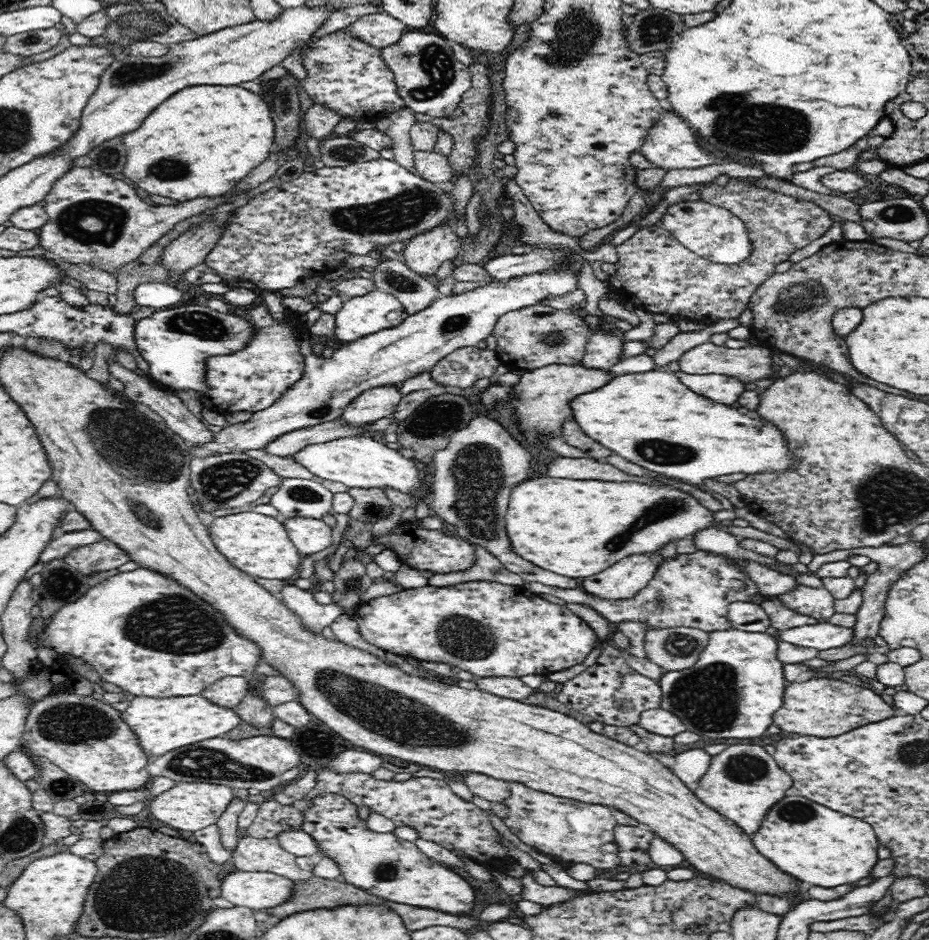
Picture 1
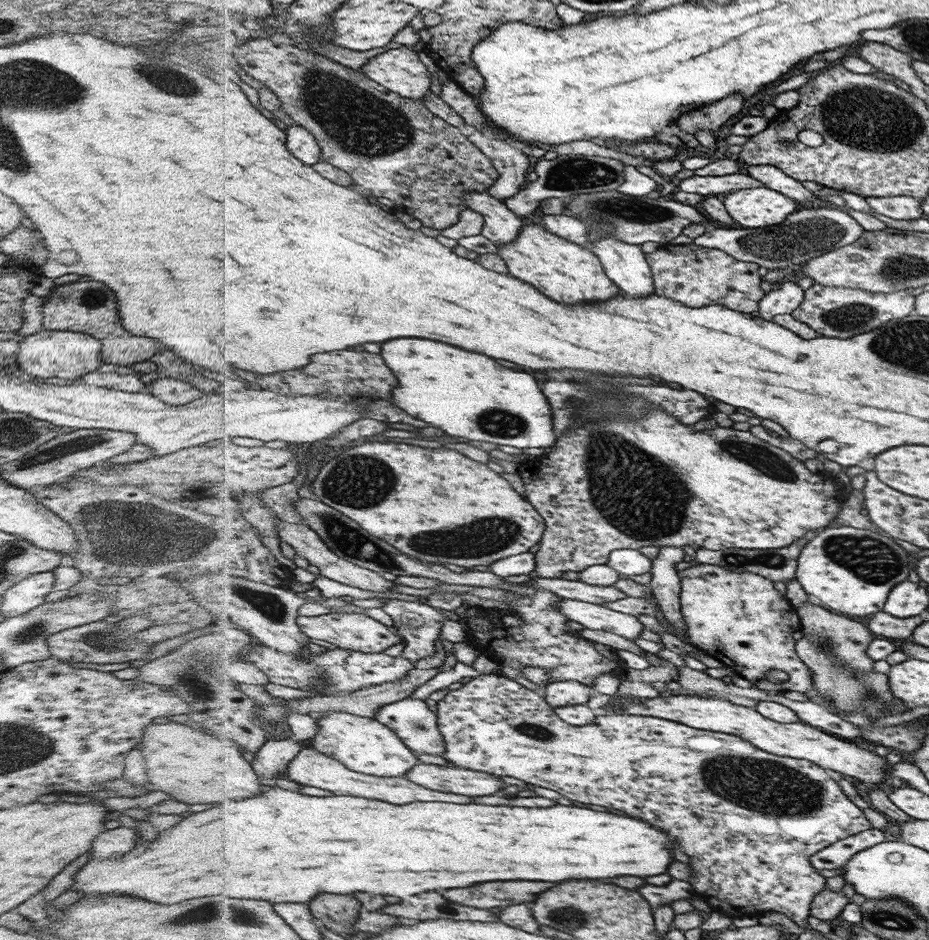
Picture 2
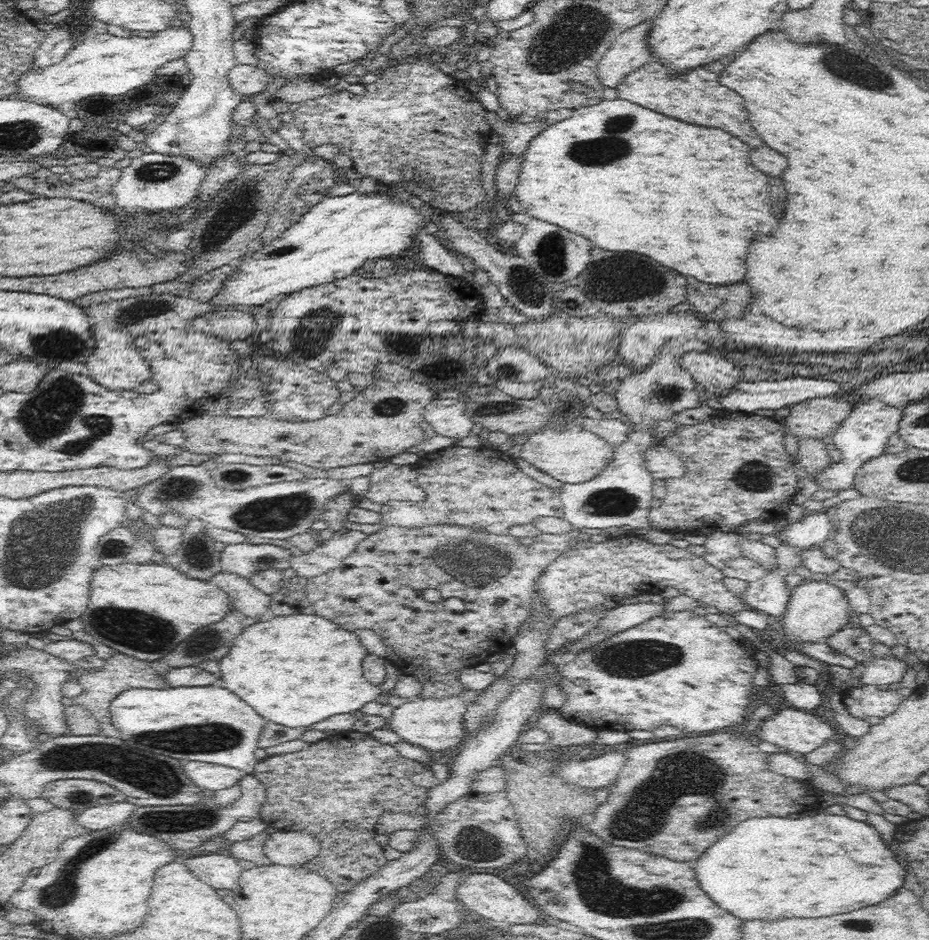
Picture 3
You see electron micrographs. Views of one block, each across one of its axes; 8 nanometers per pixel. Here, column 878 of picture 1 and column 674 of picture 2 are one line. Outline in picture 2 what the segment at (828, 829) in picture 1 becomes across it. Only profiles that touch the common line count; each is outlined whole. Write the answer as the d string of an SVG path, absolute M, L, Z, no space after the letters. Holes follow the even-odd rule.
M266 780L264 782L270 786L270 792L266 796L260 796L260 798L252 798L252 800L244 800L244 802L222 802L222 804L216 804L216 812L214 808L210 810L204 810L200 814L194 814L194 816L188 816L184 818L180 824L176 824L170 832L162 832L158 836L156 842L146 842L146 844L138 844L134 847L134 850L130 854L125 854L120 860L106 860L102 858L91 858L90 862L87 862L82 870L76 874L74 886L68 889L78 892L82 890L84 894L90 894L90 896L96 896L96 894L128 894L128 896L138 896L138 898L146 898L146 900L152 900L152 902L160 902L160 904L176 904L176 902L182 902L182 900L188 900L188 898L200 898L200 896L232 896L232 898L256 898L256 900L272 900L274 904L282 903L294 903L300 902L300 904L310 904L314 898L318 898L322 892L336 892L336 894L354 894L354 892L374 892L374 894L384 894L384 896L395 896L399 898L399 902L404 902L408 898L416 898L416 896L422 896L422 894L430 894L430 892L440 892L444 894L446 890L450 888L468 888L472 886L474 882L494 882L494 880L540 880L540 882L562 882L562 880L568 880L568 878L614 878L614 876L656 876L656 874L664 874L668 864L672 862L672 854L670 849L672 846L677 845L677 842L673 838L669 837L663 830L656 830L655 826L652 826L650 822L644 822L639 818L633 816L627 816L620 812L618 814L608 814L608 812L596 812L596 810L588 810L588 808L576 808L576 806L552 806L552 808L516 808L516 806L482 806L482 804L450 804L450 802L414 802L414 804L408 804L408 806L396 806L396 804L390 804L390 802L382 802L382 800L370 800L370 798L356 798L356 796L328 796L328 798L320 798L320 796L306 796L306 794L293 792L286 789L280 789L276 786L276 780Z

